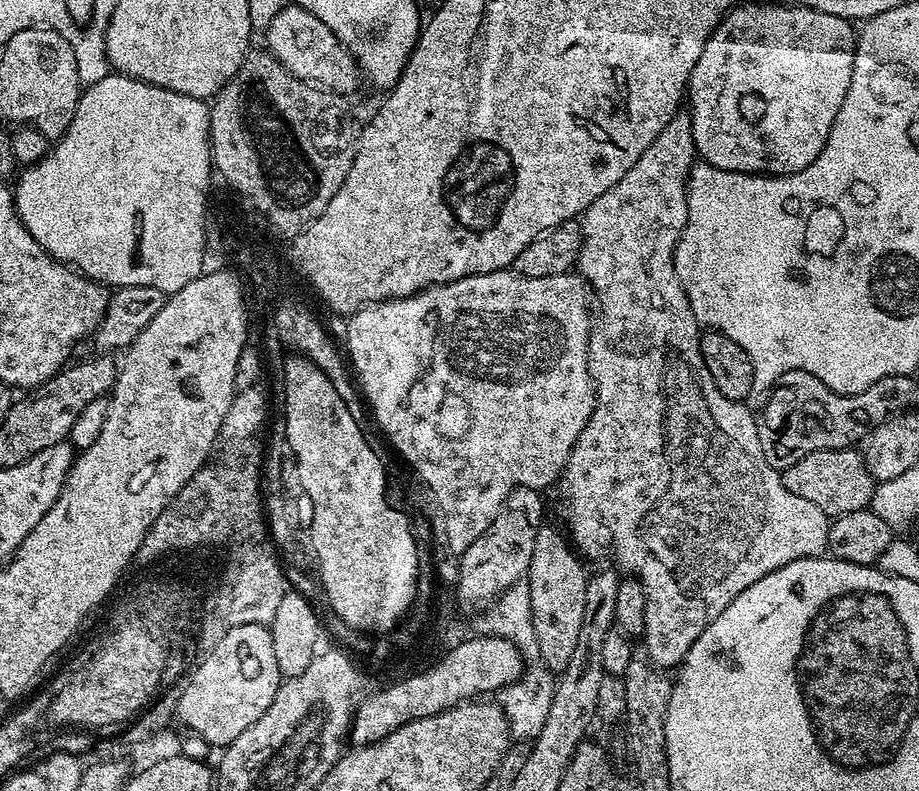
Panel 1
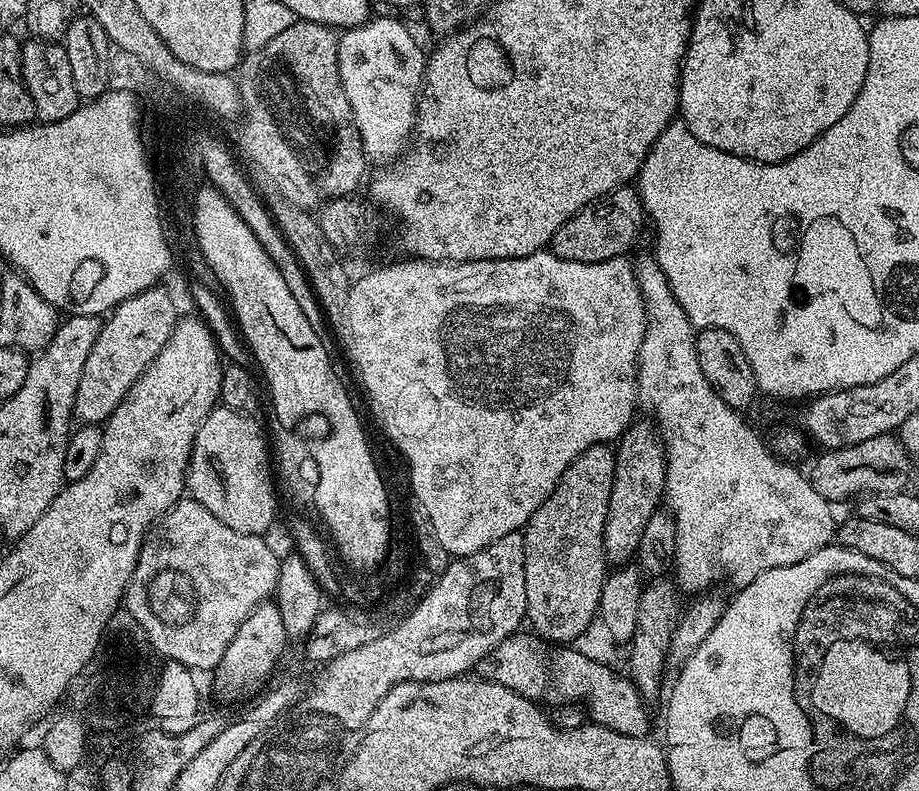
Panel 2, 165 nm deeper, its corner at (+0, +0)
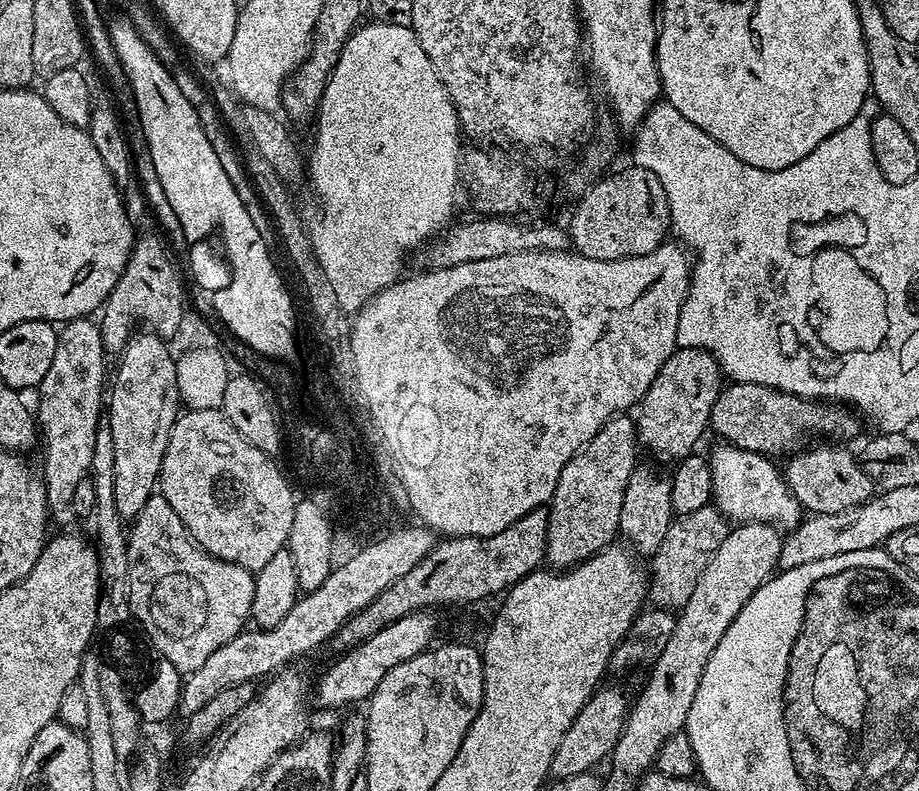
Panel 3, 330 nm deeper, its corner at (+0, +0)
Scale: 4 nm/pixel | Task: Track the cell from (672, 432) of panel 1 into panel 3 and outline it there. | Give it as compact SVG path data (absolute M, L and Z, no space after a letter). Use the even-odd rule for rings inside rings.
M717 443L712 456L707 457L712 475L712 495L715 507L732 522L775 524L781 530L791 530L800 523L802 509L798 498L788 488L784 473L775 468L763 452L742 450L733 444Z

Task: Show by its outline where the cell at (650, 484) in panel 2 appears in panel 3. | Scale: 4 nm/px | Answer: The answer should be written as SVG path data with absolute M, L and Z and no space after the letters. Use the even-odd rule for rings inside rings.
M677 347L675 352L666 358L662 370L650 382L650 390L646 390L644 399L638 405L638 413L635 417L636 435L639 443L652 456L657 456L660 460L672 460L679 462L686 457L693 455L697 451L696 443L707 433L712 419L712 407L718 398L722 387L722 373L720 364L709 352L701 348L682 348Z

